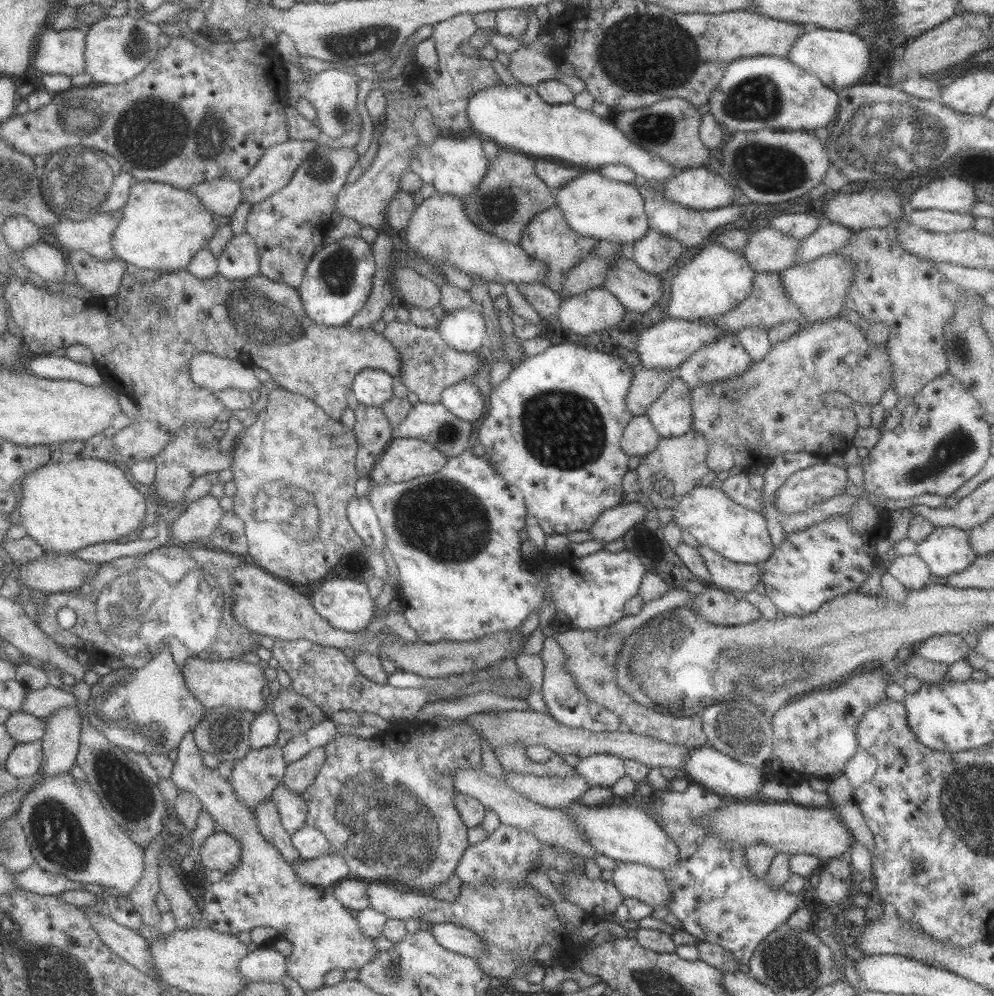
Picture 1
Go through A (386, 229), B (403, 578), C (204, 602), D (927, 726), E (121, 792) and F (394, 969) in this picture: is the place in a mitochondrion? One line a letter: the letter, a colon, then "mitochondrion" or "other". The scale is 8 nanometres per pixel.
A: other
B: other
C: other
D: other
E: mitochondrion
F: mitochondrion

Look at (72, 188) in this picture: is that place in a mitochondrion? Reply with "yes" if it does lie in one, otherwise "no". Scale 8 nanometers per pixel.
yes

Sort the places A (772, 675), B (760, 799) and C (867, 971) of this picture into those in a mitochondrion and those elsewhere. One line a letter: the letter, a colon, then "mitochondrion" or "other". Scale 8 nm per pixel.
A: mitochondrion
B: other
C: other

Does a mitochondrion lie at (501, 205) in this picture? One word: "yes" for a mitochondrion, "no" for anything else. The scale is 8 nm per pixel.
yes

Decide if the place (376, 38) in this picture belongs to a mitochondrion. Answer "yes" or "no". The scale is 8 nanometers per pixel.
yes

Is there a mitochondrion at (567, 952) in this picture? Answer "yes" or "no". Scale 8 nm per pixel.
no

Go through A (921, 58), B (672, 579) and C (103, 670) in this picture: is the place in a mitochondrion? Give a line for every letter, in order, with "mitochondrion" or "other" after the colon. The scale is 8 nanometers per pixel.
A: other
B: other
C: other

